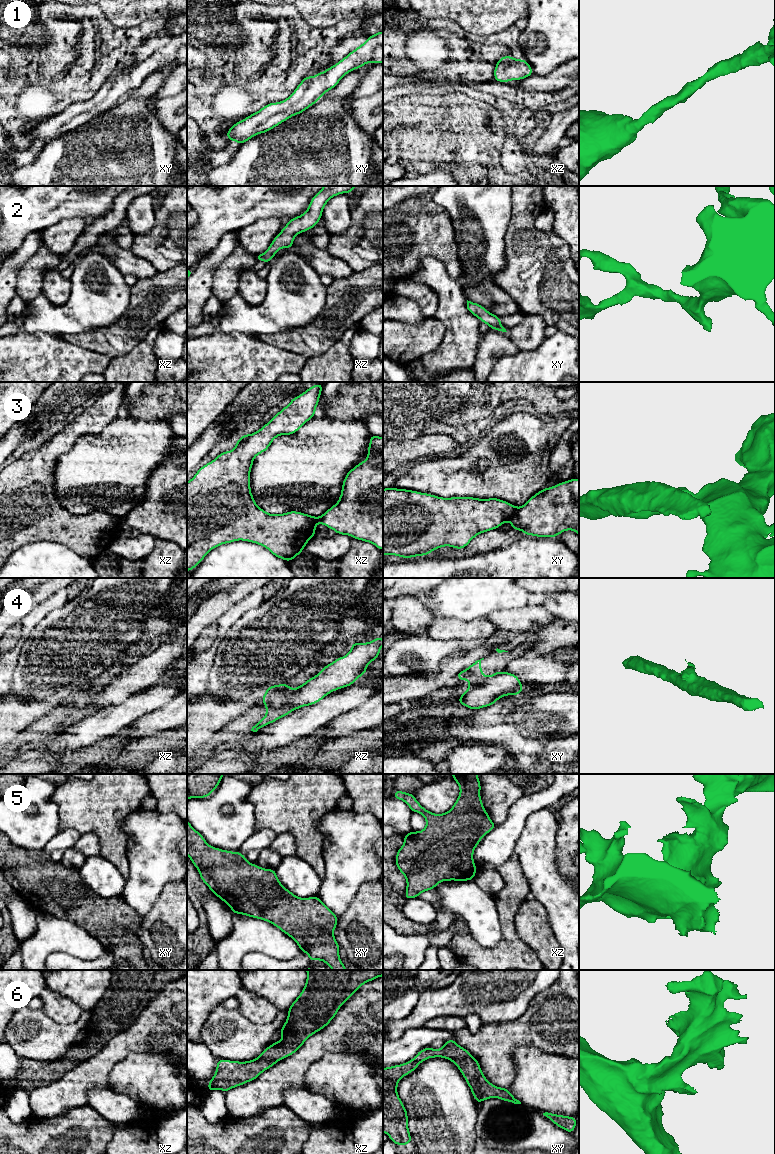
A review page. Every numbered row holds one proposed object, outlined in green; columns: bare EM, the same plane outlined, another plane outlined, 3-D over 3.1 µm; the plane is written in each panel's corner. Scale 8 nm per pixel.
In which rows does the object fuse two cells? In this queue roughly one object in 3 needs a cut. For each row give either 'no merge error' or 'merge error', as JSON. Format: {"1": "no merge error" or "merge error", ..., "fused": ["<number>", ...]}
{"1": "no merge error", "2": "no merge error", "3": "merge error", "4": "merge error", "5": "no merge error", "6": "no merge error", "fused": ["3", "4"]}

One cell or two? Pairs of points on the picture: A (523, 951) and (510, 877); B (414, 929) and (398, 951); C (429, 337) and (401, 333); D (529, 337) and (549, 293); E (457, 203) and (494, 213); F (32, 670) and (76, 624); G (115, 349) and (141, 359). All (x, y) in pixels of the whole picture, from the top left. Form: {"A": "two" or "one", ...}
{"A": "one", "B": "two", "C": "one", "D": "two", "E": "one", "F": "one", "G": "two"}

